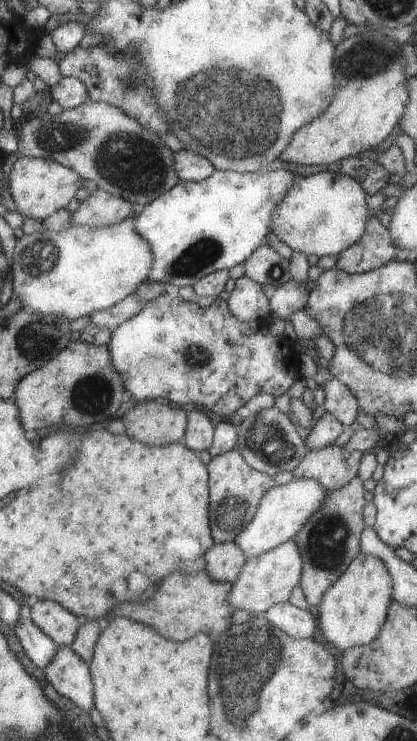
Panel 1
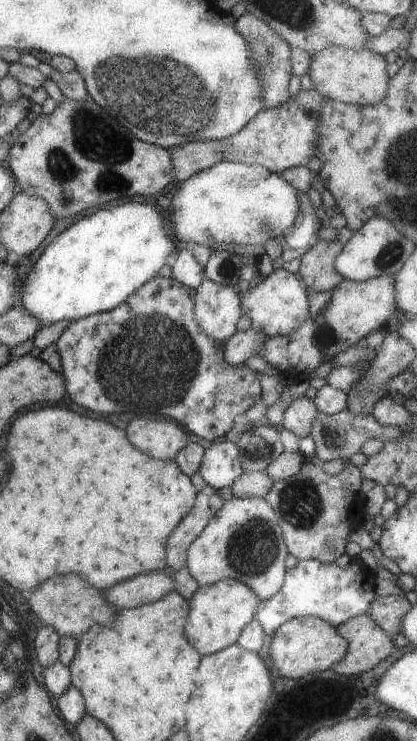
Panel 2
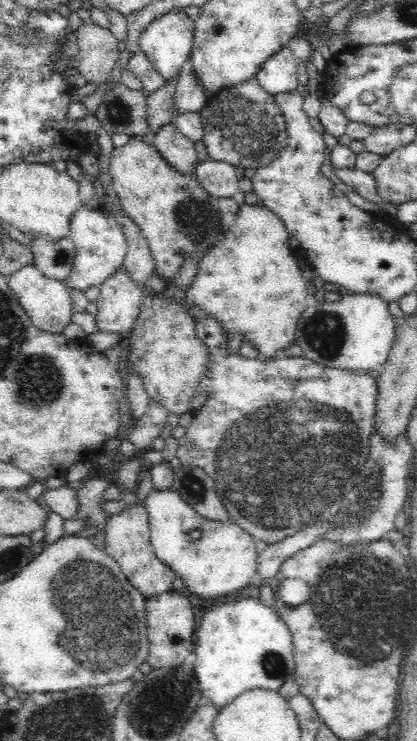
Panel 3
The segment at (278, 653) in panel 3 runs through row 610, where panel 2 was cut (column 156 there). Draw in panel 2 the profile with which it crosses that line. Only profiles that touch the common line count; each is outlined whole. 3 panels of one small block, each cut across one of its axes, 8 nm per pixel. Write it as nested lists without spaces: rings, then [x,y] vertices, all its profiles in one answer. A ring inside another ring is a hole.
[[[124,200],[118,206],[83,216],[45,246],[23,282],[23,293],[18,297],[17,304],[25,310],[25,314],[35,316],[43,327],[115,309],[115,306],[127,301],[143,282],[150,281],[153,274],[165,264],[173,252],[172,237],[170,222],[165,222],[153,206],[143,201]]]

